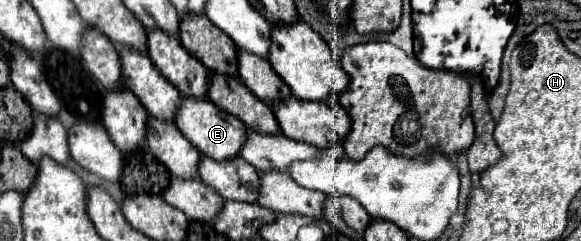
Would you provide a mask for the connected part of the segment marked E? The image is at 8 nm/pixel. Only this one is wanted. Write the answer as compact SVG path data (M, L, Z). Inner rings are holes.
M181 97L181 105L177 107L175 125L201 153L205 153L217 161L235 157L241 151L241 145L247 135L245 125L241 121L237 121L237 117L233 117L229 113L221 113L221 109L217 109L217 105L213 105L213 101L209 101L207 97L201 97L201 99Z

